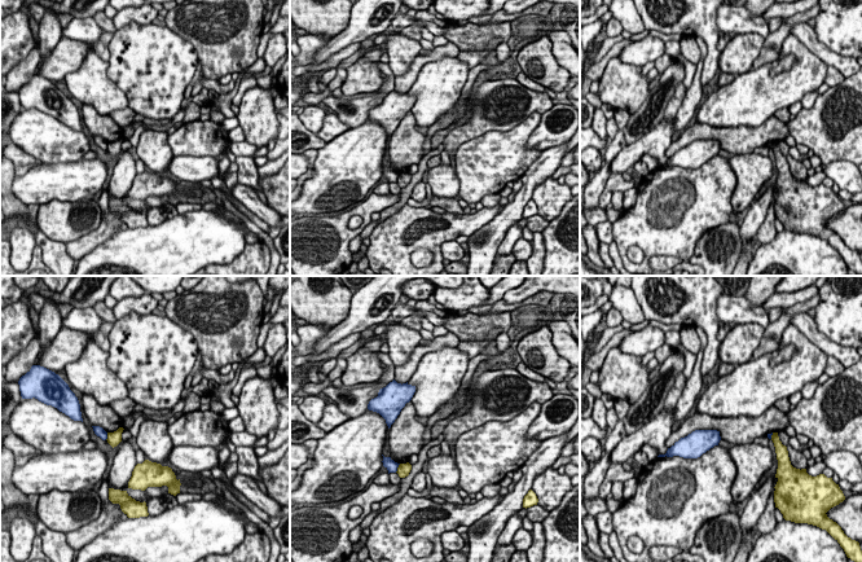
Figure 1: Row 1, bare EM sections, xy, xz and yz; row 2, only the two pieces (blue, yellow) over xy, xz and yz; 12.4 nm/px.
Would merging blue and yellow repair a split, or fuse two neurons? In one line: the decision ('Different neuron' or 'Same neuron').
Different neuron

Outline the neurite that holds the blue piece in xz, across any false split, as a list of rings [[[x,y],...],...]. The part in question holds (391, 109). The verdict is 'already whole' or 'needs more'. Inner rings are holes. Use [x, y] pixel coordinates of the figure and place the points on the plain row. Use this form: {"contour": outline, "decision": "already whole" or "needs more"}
{"contour": [[[395,89],[381,98],[378,106],[371,109],[368,119],[379,123],[388,136],[395,132],[401,119],[409,113],[415,102],[415,96],[397,93]]], "decision": "already whole"}

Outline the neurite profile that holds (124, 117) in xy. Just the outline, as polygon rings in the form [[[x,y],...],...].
[[[126,107],[122,110],[115,110],[111,114],[109,114],[109,117],[111,117],[116,124],[119,124],[123,129],[131,123],[133,122],[133,118],[137,114],[131,109],[131,107]]]

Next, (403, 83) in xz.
[[[448,41],[445,45],[435,47],[425,54],[419,53],[404,75],[395,76],[395,91],[401,95],[406,93],[417,80],[417,76],[425,63],[440,60],[443,57],[458,57],[458,53],[459,49],[453,41]]]

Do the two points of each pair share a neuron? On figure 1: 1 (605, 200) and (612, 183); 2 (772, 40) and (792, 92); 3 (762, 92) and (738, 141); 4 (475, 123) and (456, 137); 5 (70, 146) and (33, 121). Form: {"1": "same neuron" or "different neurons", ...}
{"1": "same neuron", "2": "different neurons", "3": "different neurons", "4": "same neuron", "5": "same neuron"}

